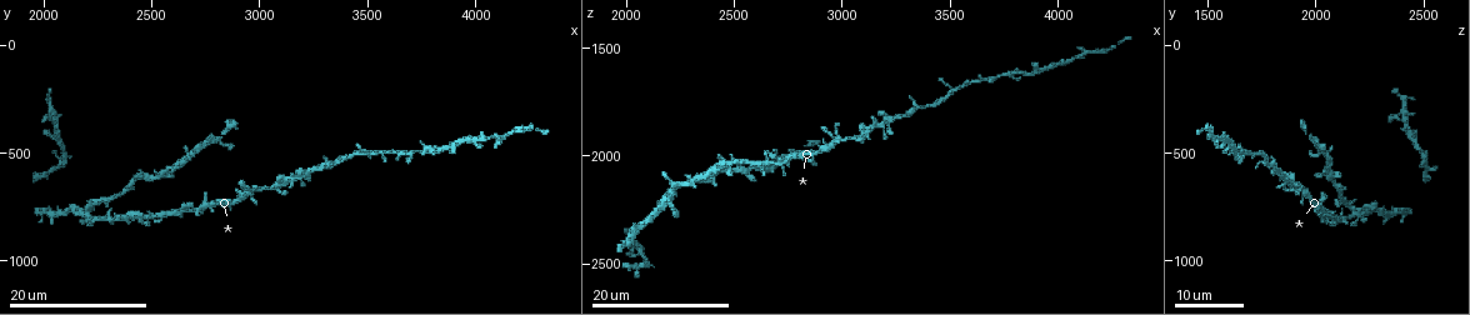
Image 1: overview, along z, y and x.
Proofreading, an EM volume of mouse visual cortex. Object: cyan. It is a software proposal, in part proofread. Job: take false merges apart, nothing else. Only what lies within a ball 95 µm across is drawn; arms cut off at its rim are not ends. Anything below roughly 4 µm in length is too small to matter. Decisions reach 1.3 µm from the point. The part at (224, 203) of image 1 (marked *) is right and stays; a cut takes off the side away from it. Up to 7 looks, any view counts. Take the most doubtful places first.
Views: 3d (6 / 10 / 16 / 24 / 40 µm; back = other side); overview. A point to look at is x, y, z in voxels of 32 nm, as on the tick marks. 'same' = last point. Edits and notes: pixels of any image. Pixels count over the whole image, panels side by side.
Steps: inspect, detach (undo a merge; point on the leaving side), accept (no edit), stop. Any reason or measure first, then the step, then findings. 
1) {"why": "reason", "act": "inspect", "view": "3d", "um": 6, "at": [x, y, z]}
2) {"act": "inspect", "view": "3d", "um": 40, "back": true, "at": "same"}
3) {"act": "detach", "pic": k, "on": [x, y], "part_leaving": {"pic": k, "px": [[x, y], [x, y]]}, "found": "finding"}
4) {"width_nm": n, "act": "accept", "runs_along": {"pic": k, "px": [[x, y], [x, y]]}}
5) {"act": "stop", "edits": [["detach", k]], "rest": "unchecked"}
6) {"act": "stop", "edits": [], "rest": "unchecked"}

{"why": "three-way junction", "act": "inspect", "view": "3d", "um": 16, "at": [3550, 510, 1680]}

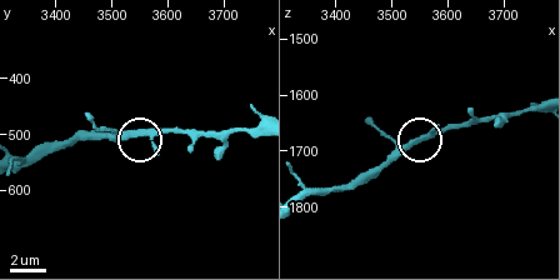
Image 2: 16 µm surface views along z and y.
{"act": "inspect", "view": "3d", "um": 6, "at": [3550, 500, 1680]}

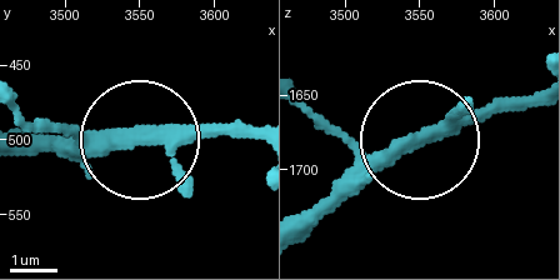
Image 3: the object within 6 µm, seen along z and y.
{"why": "other side", "act": "inspect", "view": "3d", "um": 6, "back": true, "at": [3554, 498, 1678]}

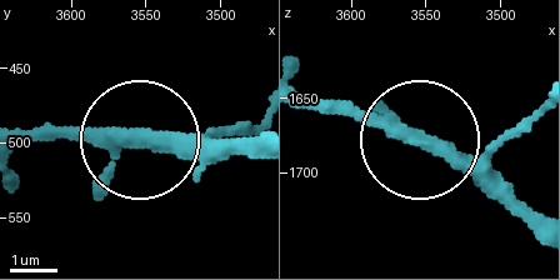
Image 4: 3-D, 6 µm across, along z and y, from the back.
{"act": "accept", "runs_along": {"pic": 4, "px": [[259, 154], [20, 143]]}, "found": "continuous, no second neuron"}

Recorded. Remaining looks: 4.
{"why": "thick turns thin", "act": "inspect", "view": "3d", "um": 16, "at": [4030, 430, 1560]}

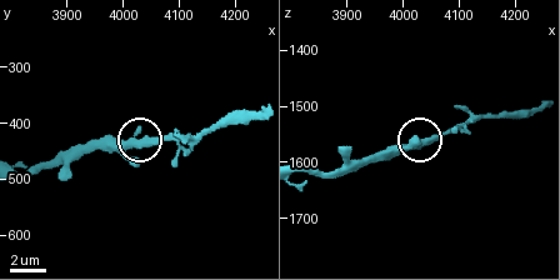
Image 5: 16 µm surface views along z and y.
{"act": "inspect", "view": "3d", "um": 10, "at": [4045, 435, 1565]}

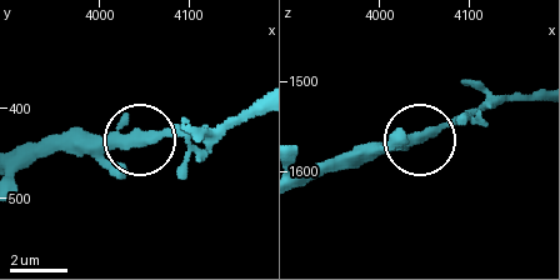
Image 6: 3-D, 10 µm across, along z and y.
{"width_nm": 410, "act": "accept", "found": "one neuron here"}

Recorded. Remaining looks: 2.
{"why": "a narrow waist", "act": "inspect", "view": "3d", "um": 16, "at": [2570, 580, 2070]}

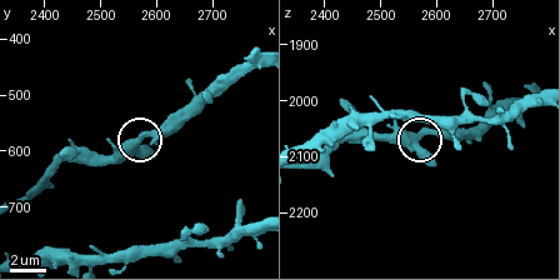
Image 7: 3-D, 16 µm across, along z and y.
{"act": "inspect", "view": "3d", "um": 6, "at": [2575, 575, 2060]}

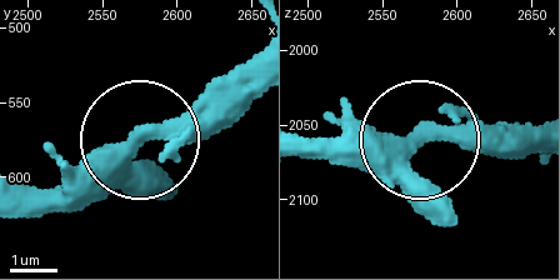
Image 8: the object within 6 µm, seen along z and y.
{"width_nm": 410, "act": "accept", "runs_along": {"pic": 8, "px": [[24, 206], [73, 203], [144, 139], [215, 131], [259, 99]]}, "found": "one neuron here"}

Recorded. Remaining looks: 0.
{"act": "stop", "edits": [], "rest": "unchecked"}

